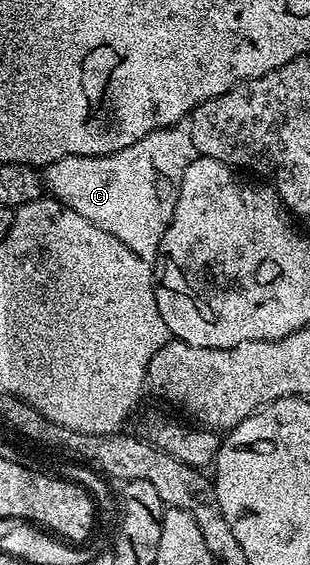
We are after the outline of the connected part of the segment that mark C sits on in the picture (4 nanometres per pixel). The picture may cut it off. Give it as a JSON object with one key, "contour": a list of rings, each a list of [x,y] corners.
{"contour":[[[180,124],[149,132],[149,136],[137,140],[137,144],[129,144],[129,148],[121,148],[121,152],[100,158],[70,154],[50,162],[42,176],[50,197],[73,208],[77,216],[85,216],[89,224],[97,224],[97,228],[109,232],[109,236],[117,236],[117,240],[137,252],[137,256],[153,260],[173,220],[185,168],[189,168],[196,157],[191,127]]]}

